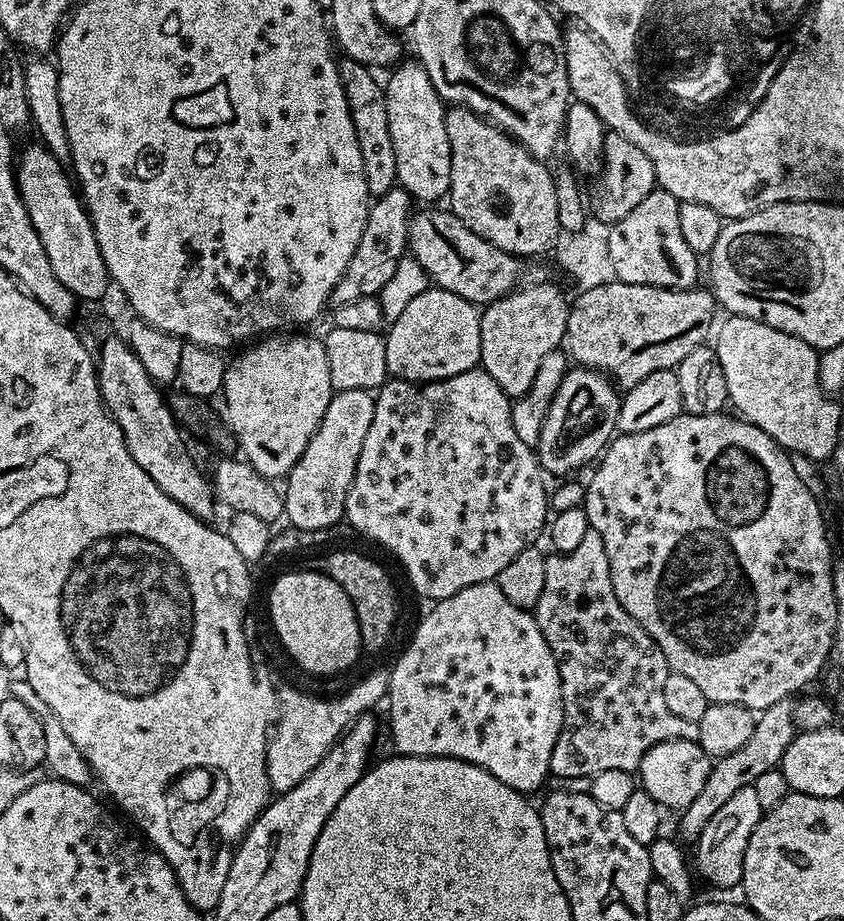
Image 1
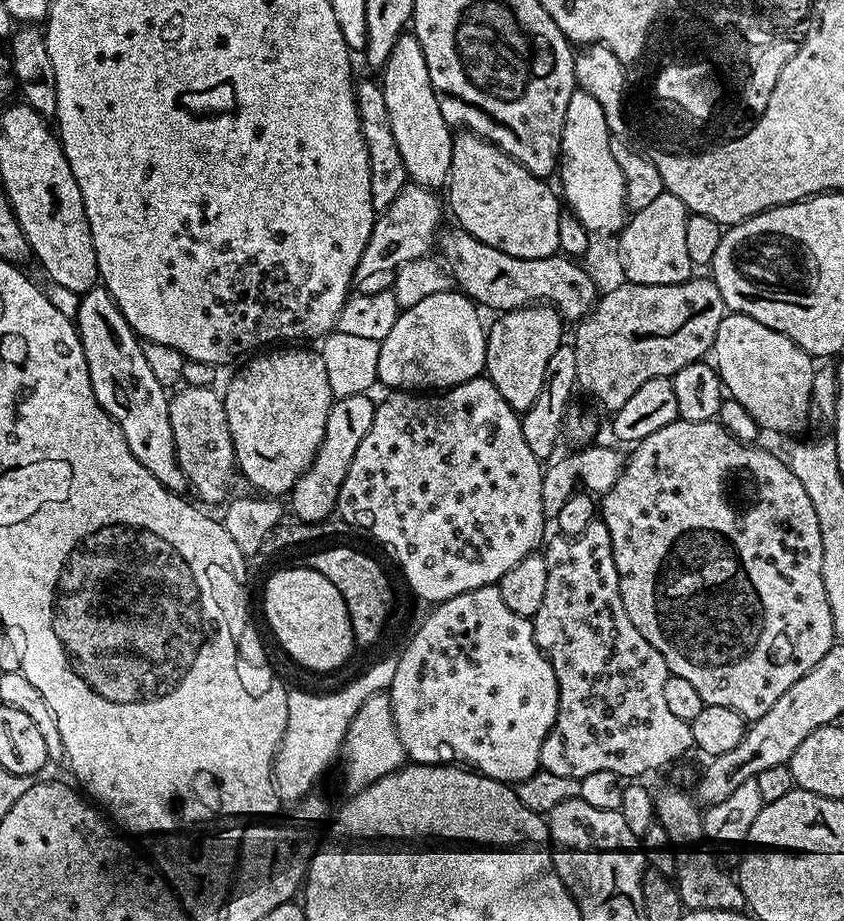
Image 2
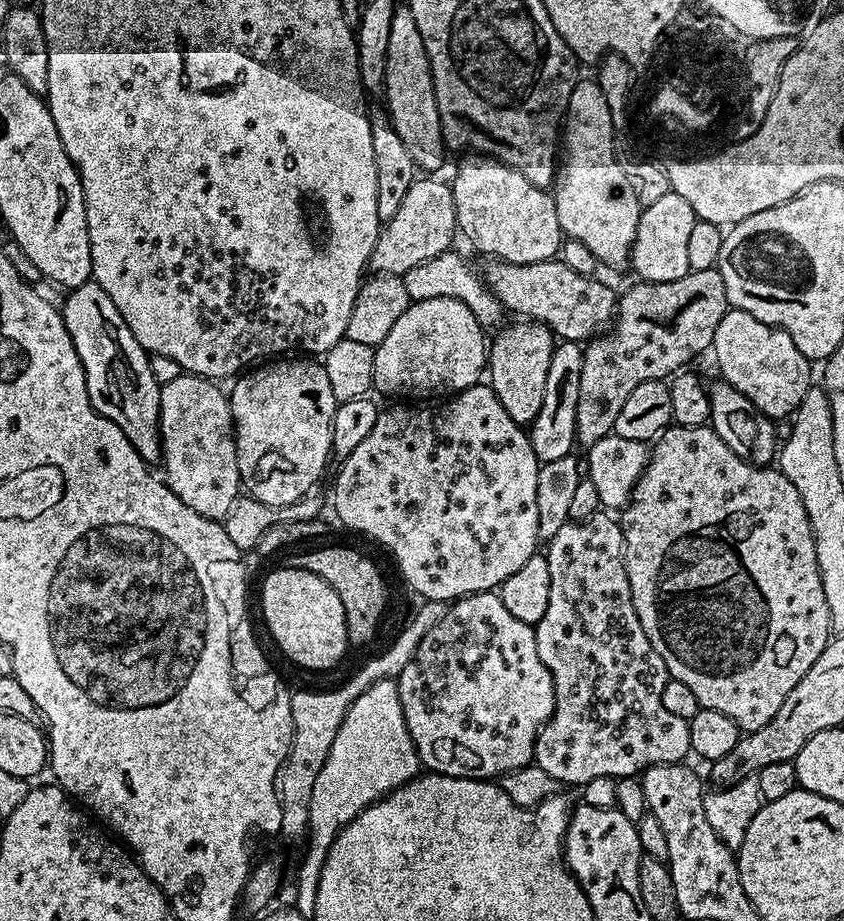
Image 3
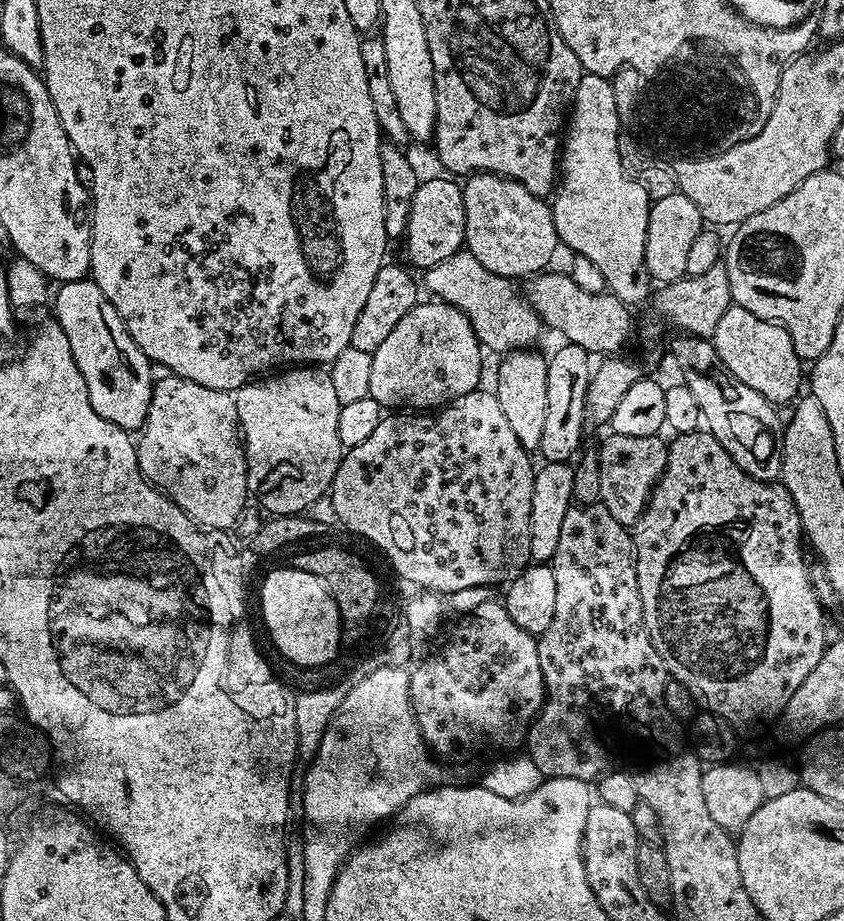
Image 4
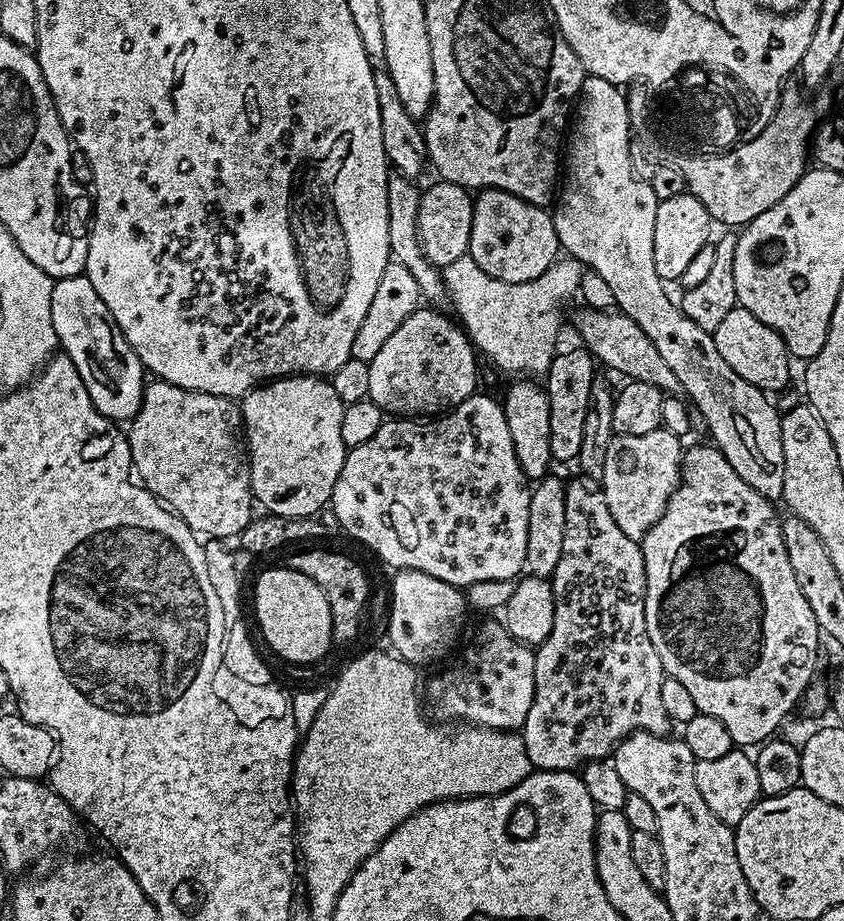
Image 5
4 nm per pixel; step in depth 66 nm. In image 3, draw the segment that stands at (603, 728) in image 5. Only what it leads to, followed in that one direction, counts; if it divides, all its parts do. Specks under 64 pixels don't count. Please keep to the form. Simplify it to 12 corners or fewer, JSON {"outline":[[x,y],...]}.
{"outline":[[601,510],[546,544],[557,785],[687,761]]}

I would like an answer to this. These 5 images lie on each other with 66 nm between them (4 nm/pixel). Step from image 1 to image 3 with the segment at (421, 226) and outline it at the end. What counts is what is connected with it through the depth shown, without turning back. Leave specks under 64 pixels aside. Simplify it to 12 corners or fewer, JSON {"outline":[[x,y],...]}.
{"outline":[[553,258],[482,268],[501,309],[561,341],[613,323],[618,296]]}

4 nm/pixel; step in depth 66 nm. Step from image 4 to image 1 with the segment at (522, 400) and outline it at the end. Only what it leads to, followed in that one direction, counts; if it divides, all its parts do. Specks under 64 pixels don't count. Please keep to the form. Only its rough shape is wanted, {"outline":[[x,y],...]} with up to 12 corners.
{"outline":[[517,287],[480,312],[479,367],[532,392],[564,342],[569,297]]}

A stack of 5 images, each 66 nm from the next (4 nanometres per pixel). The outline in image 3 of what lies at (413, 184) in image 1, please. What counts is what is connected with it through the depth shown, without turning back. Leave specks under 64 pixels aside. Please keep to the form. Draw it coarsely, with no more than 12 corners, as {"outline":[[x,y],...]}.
{"outline":[[406,6],[386,46],[383,99],[417,169],[444,164],[432,67]]}

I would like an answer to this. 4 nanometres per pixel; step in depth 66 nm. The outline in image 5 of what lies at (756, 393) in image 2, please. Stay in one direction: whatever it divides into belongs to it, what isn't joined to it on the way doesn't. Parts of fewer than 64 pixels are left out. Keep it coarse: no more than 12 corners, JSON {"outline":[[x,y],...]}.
{"outline":[[739,306],[712,337],[738,378],[768,394],[792,376],[788,347]]}

